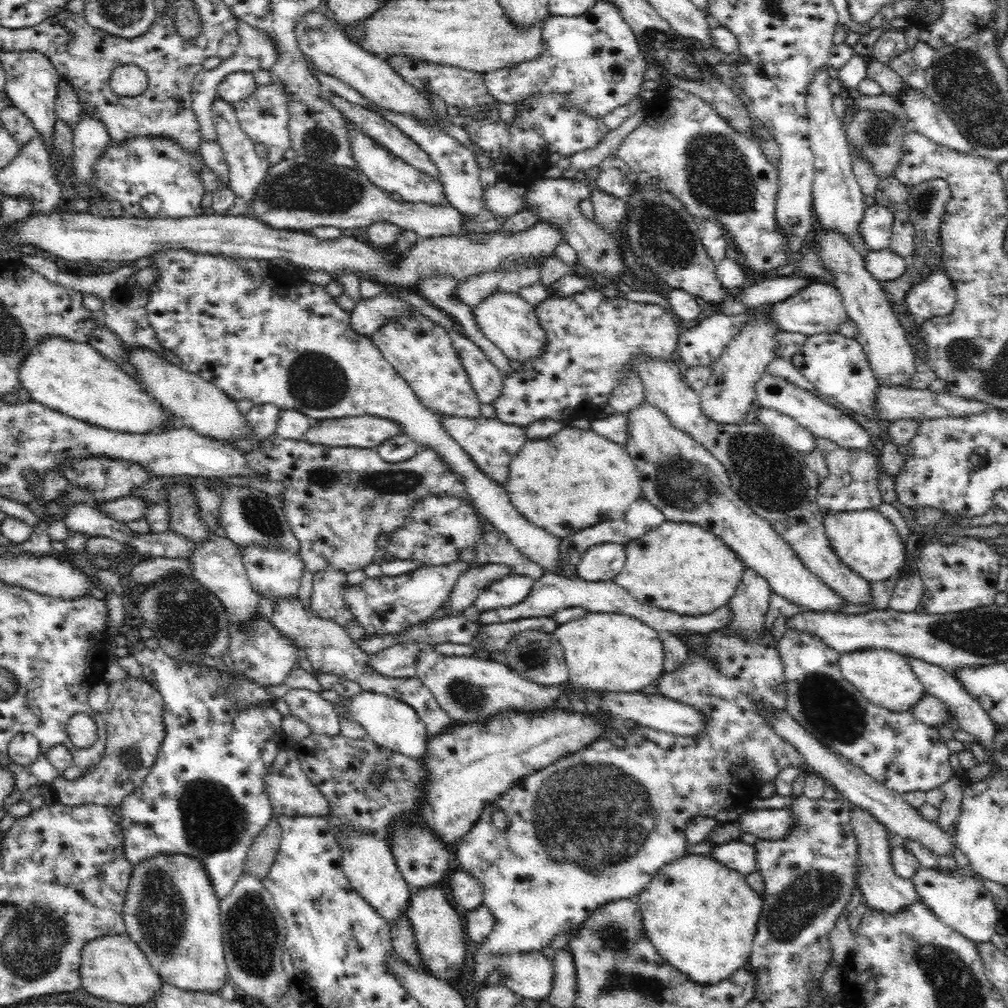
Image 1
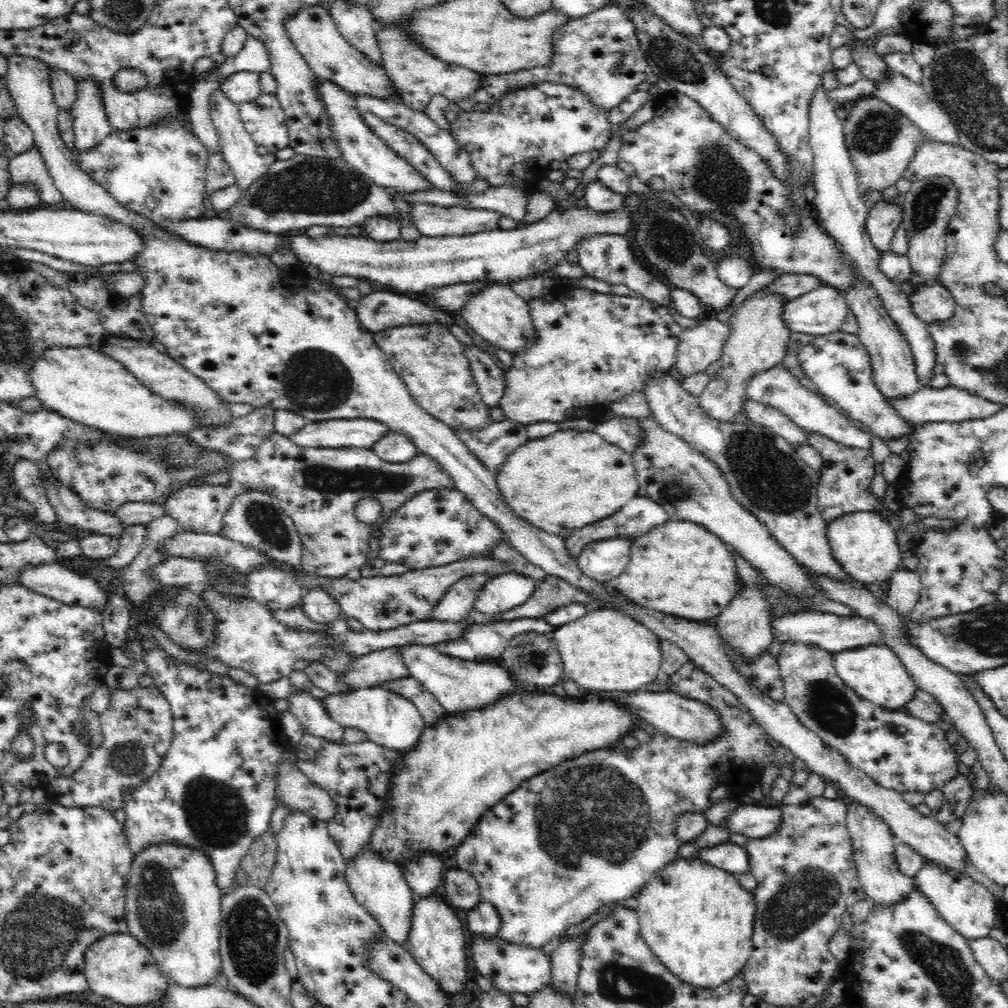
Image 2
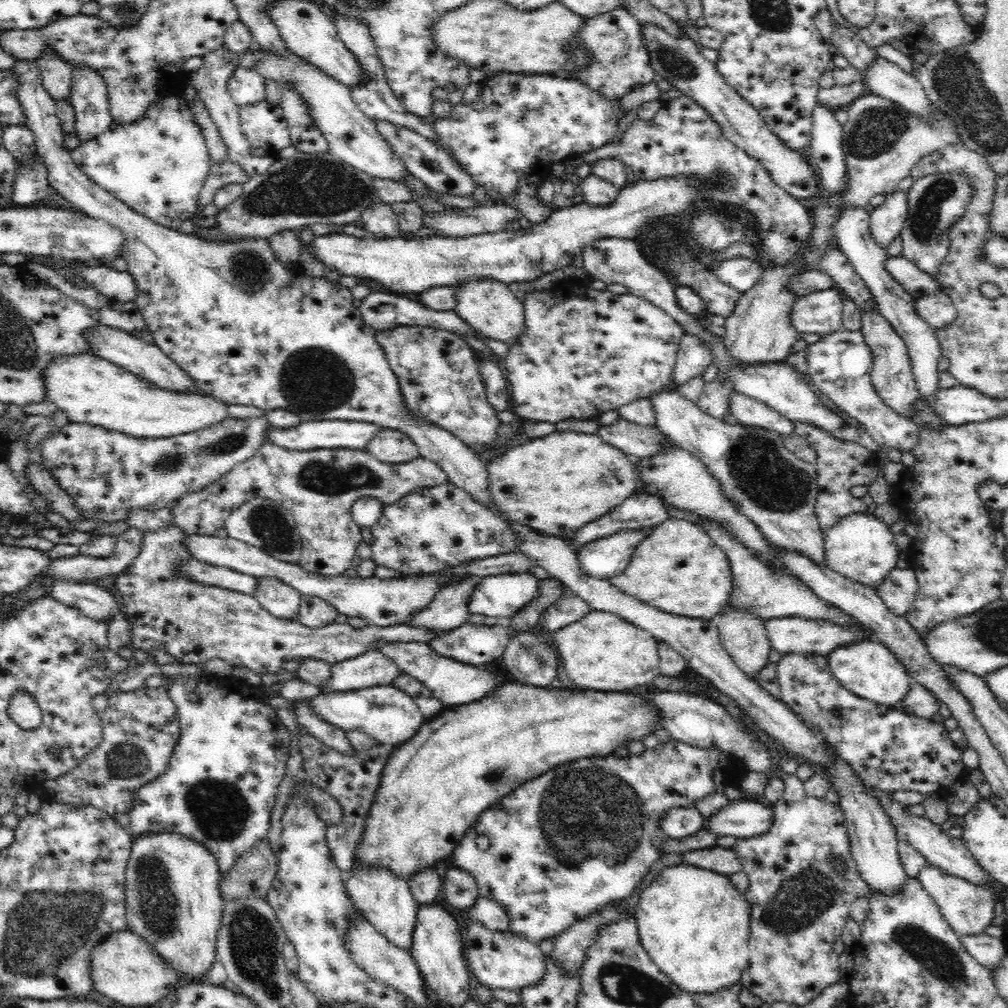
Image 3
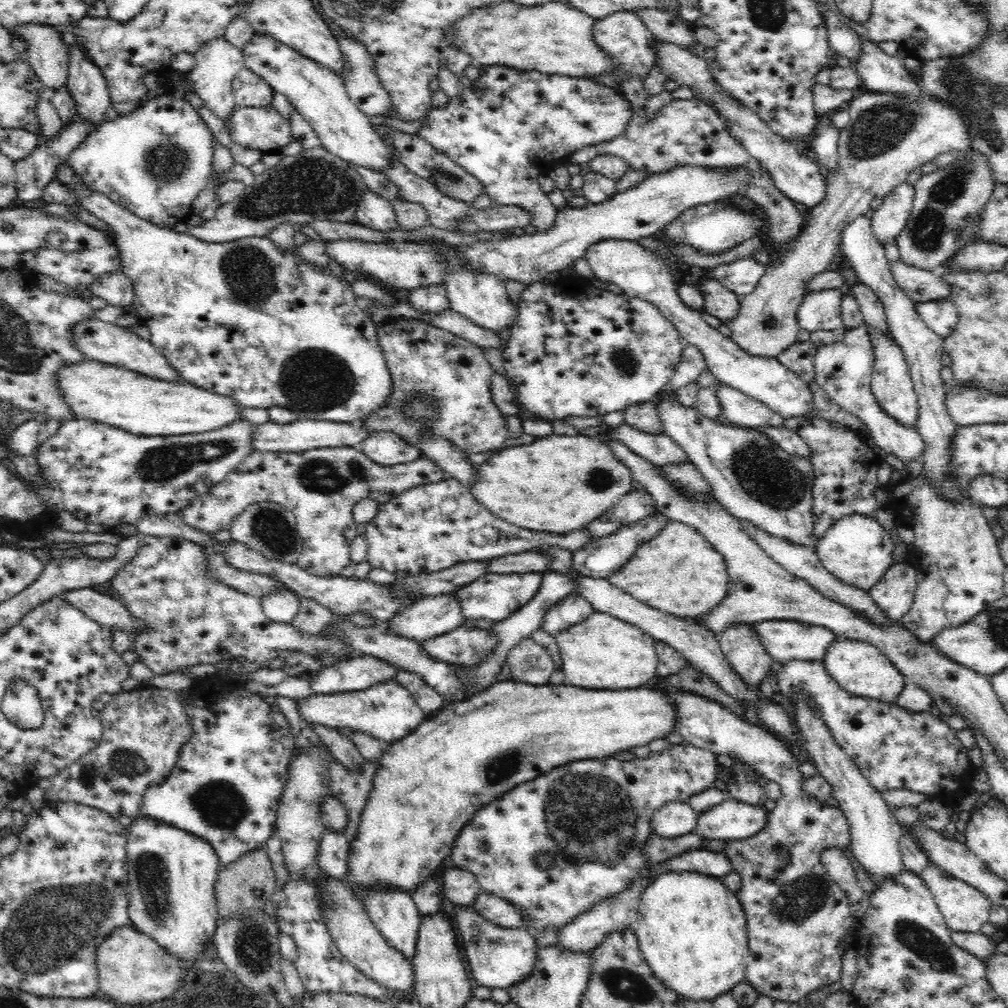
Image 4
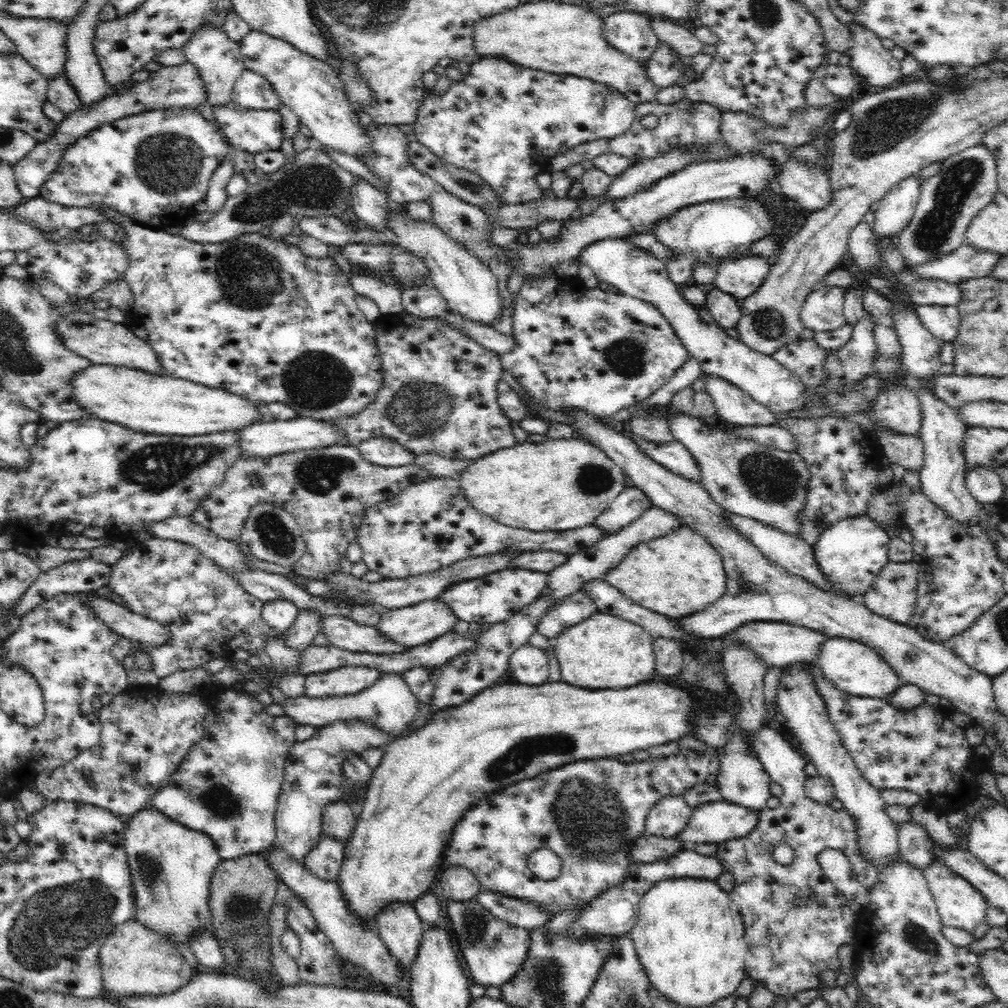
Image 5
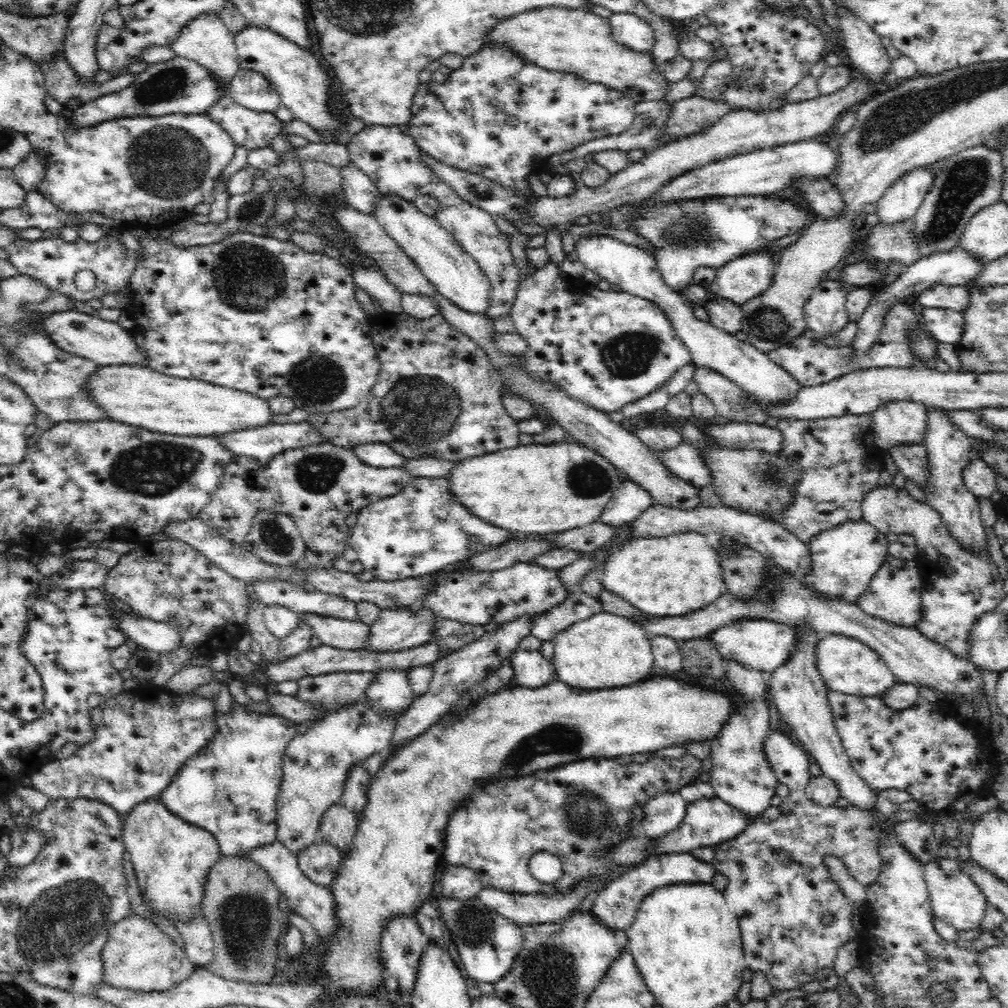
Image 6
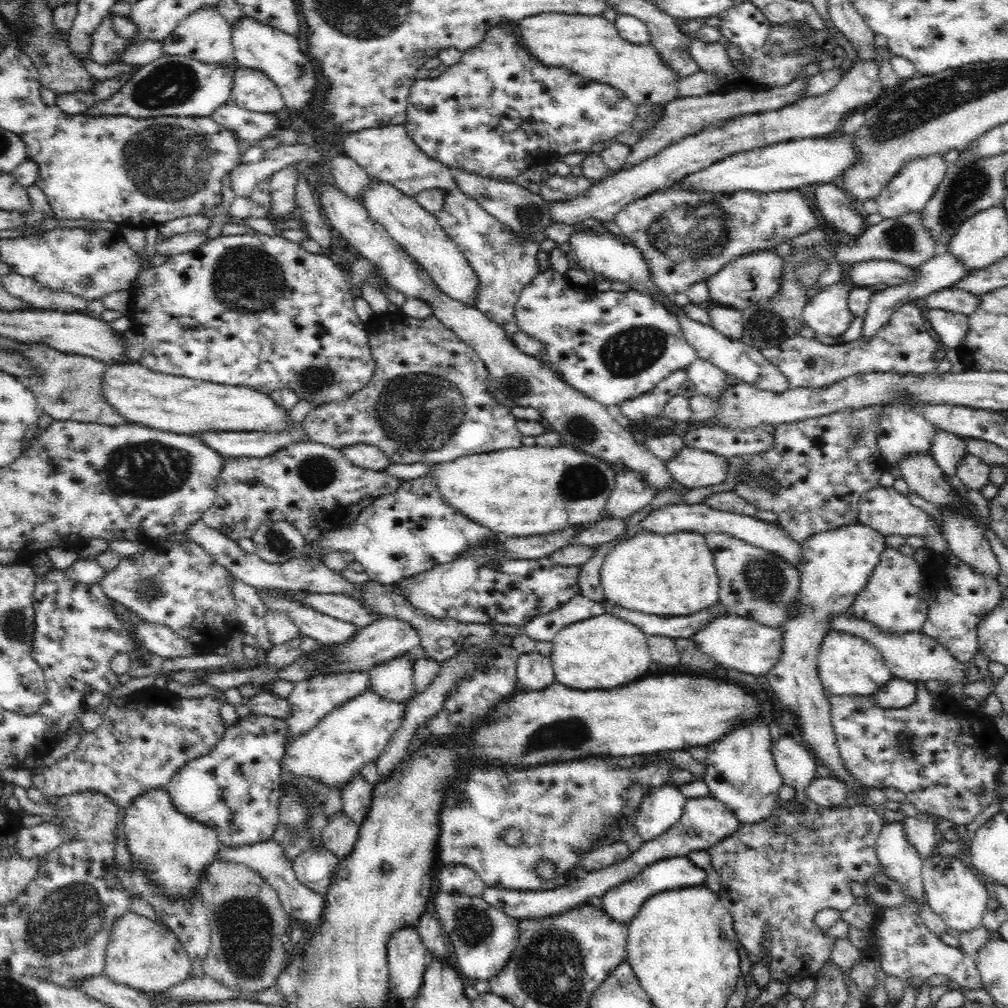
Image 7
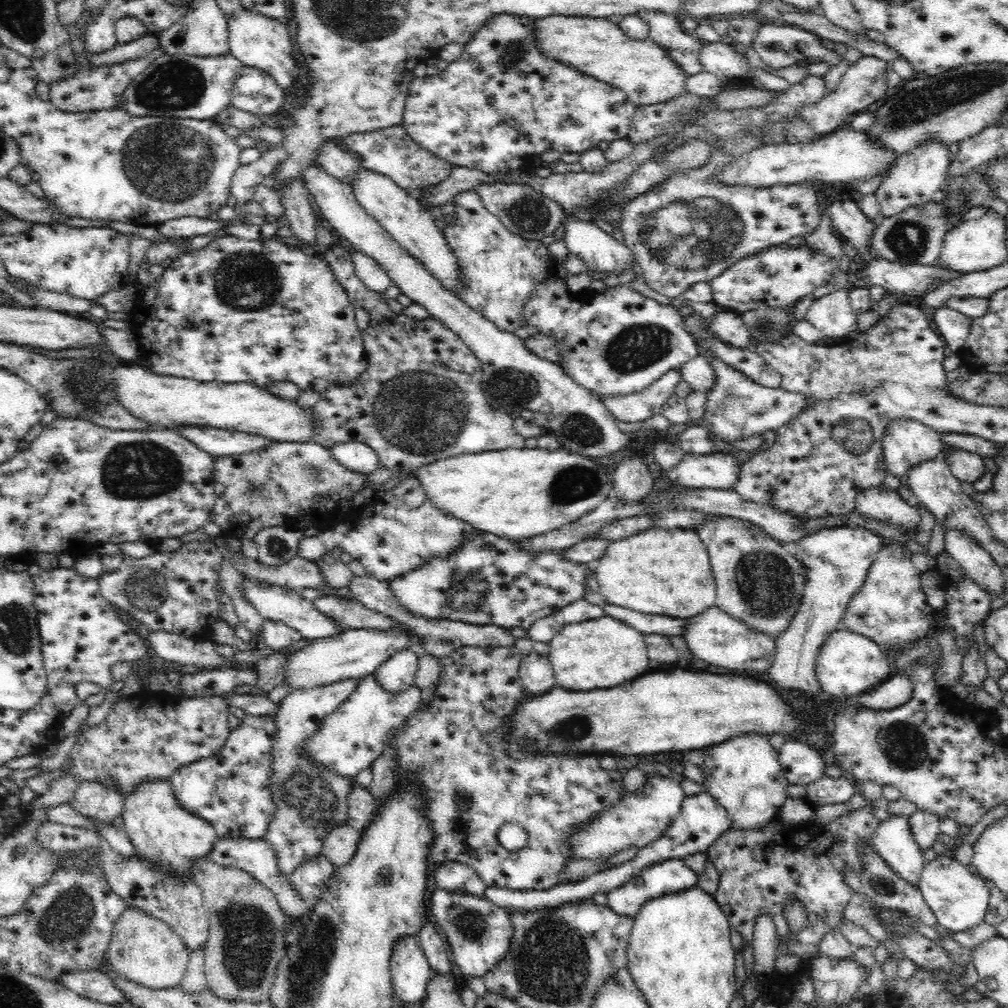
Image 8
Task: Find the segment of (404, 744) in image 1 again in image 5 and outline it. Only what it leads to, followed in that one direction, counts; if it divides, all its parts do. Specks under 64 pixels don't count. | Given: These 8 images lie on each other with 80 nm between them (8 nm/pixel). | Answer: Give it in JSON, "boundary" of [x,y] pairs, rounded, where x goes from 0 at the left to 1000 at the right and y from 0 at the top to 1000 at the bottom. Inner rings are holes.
{"boundary":[[[378,668],[377,673],[365,681],[359,687],[347,690],[330,690],[319,693],[317,691],[306,692],[302,689],[294,692],[283,691],[278,697],[282,709],[290,713],[296,719],[306,719],[317,722],[321,718],[329,718],[333,714],[364,714],[372,718],[373,722],[384,726],[389,732],[399,730],[403,720],[411,714],[415,704],[416,694],[411,690],[405,679],[401,675],[400,668]]]}

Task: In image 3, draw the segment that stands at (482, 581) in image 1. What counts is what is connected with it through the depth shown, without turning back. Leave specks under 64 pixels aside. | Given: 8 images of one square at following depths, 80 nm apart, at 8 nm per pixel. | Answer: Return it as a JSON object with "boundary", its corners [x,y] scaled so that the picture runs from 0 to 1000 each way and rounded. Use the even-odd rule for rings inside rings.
{"boundary":[[[464,574],[452,581],[438,582],[431,589],[432,595],[417,606],[411,607],[401,618],[411,624],[433,626],[435,629],[464,618],[468,581],[472,581],[472,577]]]}

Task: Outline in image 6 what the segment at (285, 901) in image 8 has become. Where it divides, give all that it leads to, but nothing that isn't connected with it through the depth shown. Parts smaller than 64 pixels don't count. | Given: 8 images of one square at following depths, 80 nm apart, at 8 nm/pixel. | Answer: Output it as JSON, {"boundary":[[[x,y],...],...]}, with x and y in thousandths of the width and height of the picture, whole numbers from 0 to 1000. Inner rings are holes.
{"boundary":[[[274,833],[270,837],[248,841],[244,847],[240,847],[240,850],[248,852],[250,856],[254,856],[256,860],[260,860],[260,863],[266,866],[266,871],[274,878],[278,887],[282,889],[282,893],[285,894],[284,901],[288,907],[292,906],[302,910],[313,922],[319,933],[329,927],[329,923],[335,919],[335,912],[331,908],[329,884],[327,884],[327,880],[317,880],[300,868],[300,864],[296,862],[296,856],[294,856],[293,846]]]}

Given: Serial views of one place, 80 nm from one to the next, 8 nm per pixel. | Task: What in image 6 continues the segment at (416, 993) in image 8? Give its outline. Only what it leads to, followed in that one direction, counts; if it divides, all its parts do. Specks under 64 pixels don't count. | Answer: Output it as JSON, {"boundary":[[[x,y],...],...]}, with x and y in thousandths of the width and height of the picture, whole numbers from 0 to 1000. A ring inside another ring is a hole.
{"boundary":[[[396,909],[385,914],[378,935],[383,967],[393,971],[399,985],[408,987],[419,946],[427,938],[425,930],[417,924],[412,910]]]}

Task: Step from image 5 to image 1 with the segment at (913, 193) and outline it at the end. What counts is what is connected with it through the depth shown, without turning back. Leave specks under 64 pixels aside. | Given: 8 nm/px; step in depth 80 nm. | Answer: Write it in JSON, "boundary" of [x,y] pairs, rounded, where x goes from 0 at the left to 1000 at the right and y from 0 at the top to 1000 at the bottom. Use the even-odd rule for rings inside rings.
{"boundary":[[[869,201],[858,208],[854,233],[863,248],[871,250],[882,246],[885,222],[887,211],[878,204]]]}

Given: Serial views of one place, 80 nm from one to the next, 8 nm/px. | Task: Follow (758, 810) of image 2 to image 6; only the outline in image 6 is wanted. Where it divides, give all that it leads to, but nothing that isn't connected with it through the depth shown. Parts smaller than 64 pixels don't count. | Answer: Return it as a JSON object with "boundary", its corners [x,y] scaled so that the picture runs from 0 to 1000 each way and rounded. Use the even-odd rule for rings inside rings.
{"boundary":[[[710,790],[704,793],[688,794],[688,796],[682,798],[681,808],[679,808],[679,812],[671,823],[647,833],[647,843],[641,845],[641,851],[637,855],[655,848],[685,846],[688,841],[707,840],[709,837],[718,835],[718,833],[732,829],[742,814],[740,809],[736,809],[734,805],[726,802]]]}

